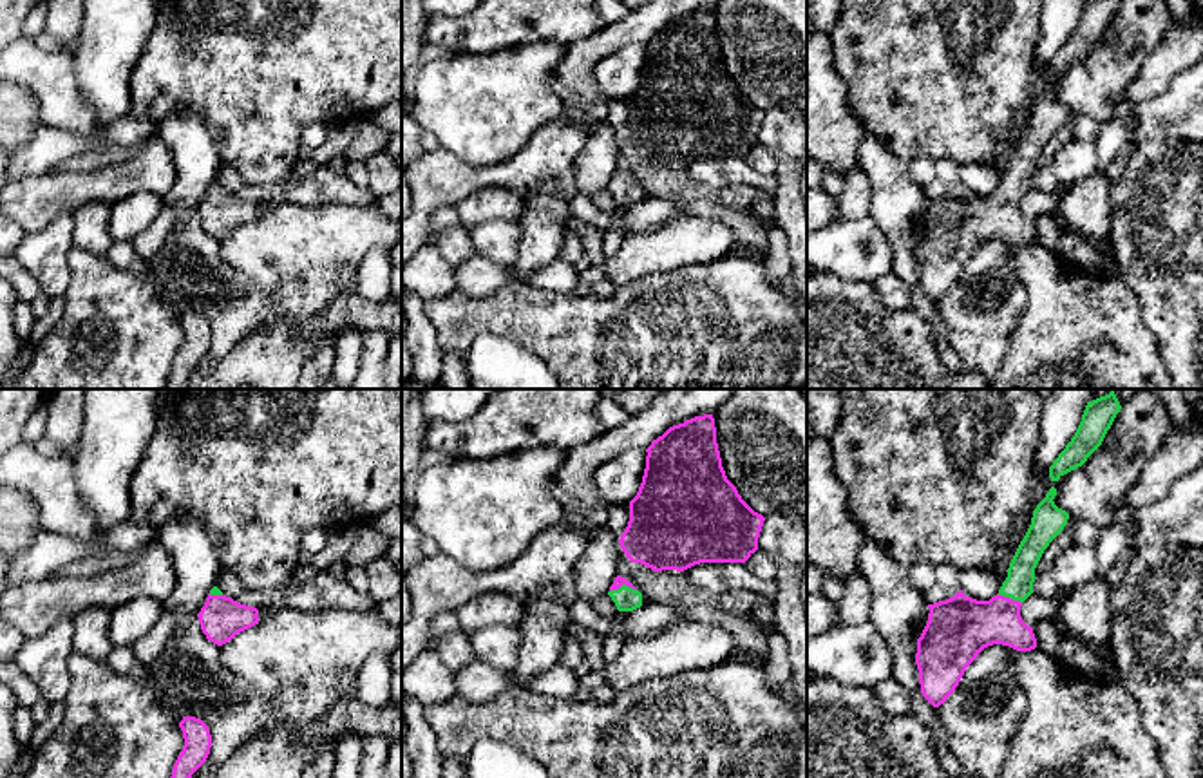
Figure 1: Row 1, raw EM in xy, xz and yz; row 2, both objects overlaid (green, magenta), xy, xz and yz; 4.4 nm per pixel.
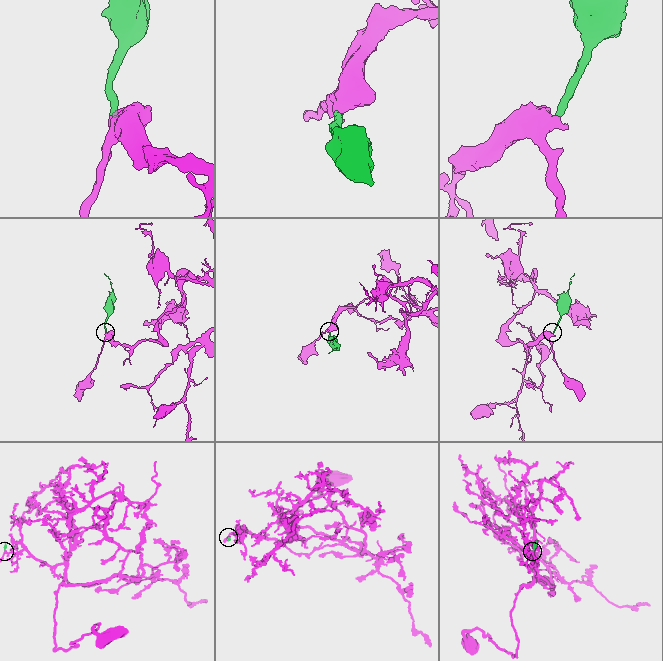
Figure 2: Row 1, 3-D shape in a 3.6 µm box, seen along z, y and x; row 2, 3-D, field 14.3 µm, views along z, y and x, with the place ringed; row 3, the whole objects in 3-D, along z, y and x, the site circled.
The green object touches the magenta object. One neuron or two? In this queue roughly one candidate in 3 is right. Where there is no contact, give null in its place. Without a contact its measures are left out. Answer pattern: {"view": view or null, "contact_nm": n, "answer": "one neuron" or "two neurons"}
{"view": "xz", "contact_nm": 120, "answer": "one neuron"}

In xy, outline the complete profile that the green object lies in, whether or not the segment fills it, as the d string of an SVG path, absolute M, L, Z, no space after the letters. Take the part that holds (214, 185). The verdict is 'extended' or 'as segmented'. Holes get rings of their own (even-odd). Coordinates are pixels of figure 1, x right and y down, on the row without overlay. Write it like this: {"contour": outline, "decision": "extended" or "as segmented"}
{"contour": "M217 181L210 185L204 201L197 208L203 228L217 241L259 219L257 210L257 203L226 192Z", "decision": "extended"}

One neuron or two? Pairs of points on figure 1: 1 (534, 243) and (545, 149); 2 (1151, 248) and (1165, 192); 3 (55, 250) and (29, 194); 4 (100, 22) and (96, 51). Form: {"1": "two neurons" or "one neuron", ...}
{"1": "two neurons", "2": "one neuron", "3": "two neurons", "4": "one neuron"}

